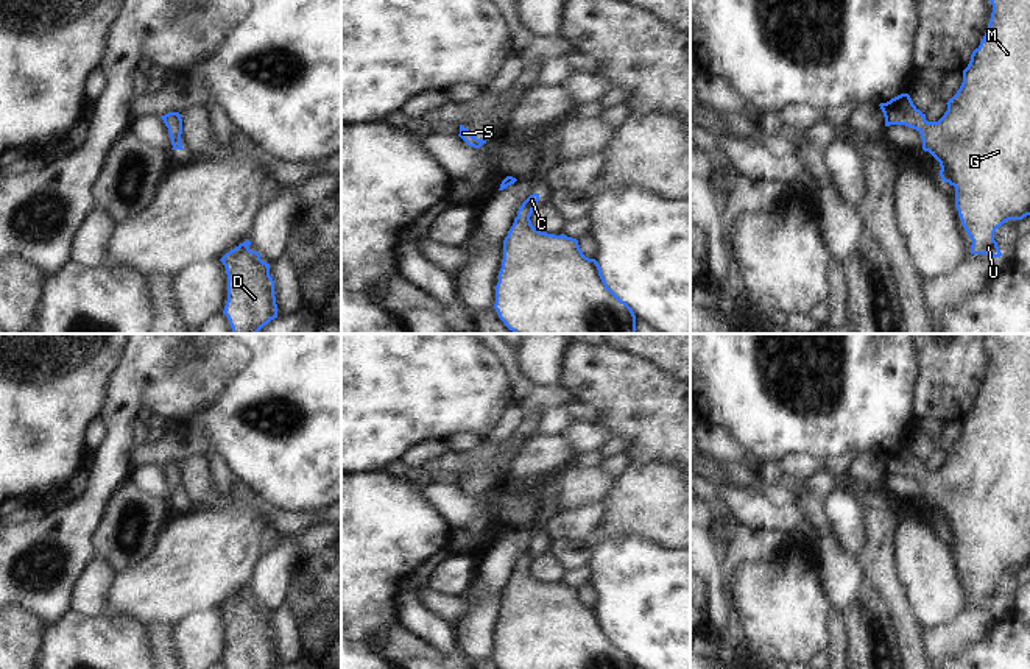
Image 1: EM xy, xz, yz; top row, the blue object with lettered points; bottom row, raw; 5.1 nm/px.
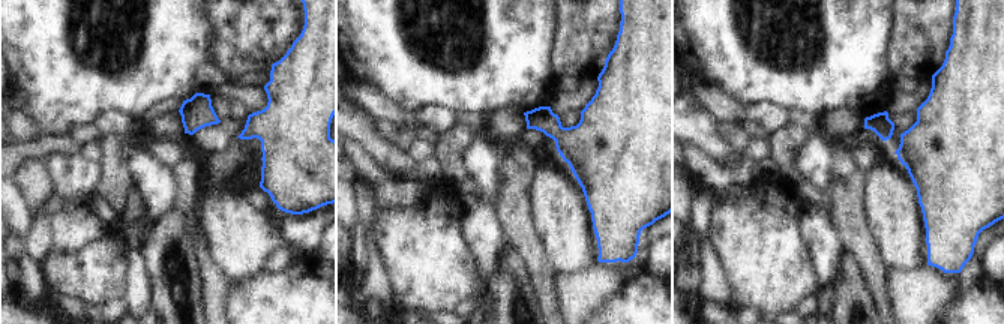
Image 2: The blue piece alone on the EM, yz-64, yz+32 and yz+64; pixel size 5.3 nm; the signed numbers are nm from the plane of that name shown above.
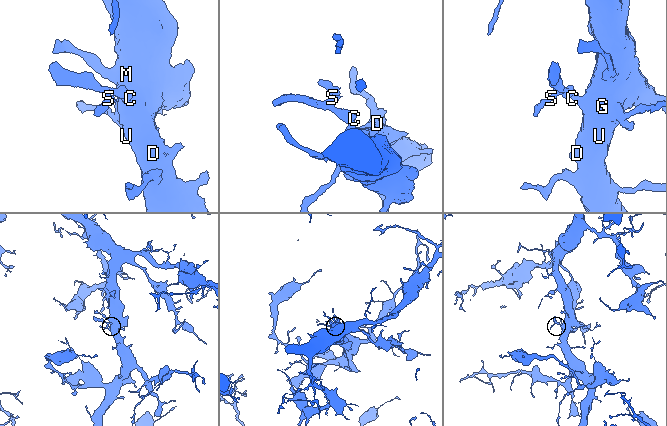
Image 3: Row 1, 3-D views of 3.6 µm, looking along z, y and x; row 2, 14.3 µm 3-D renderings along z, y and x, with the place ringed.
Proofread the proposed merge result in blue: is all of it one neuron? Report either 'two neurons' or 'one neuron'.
one neuron

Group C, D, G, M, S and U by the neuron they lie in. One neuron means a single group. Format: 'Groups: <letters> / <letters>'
Groups: C D G M S U.

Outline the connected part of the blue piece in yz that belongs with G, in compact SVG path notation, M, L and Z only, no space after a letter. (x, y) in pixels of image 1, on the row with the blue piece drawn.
M989 0L993 12L980 45L963 70L963 83L946 103L947 111L938 122L927 122L908 94L880 103L885 126L905 125L916 129L922 150L940 162L940 176L955 187L955 206L965 231L972 240L971 254L1000 257L994 232L1008 220L1030 215L1030 0Z

